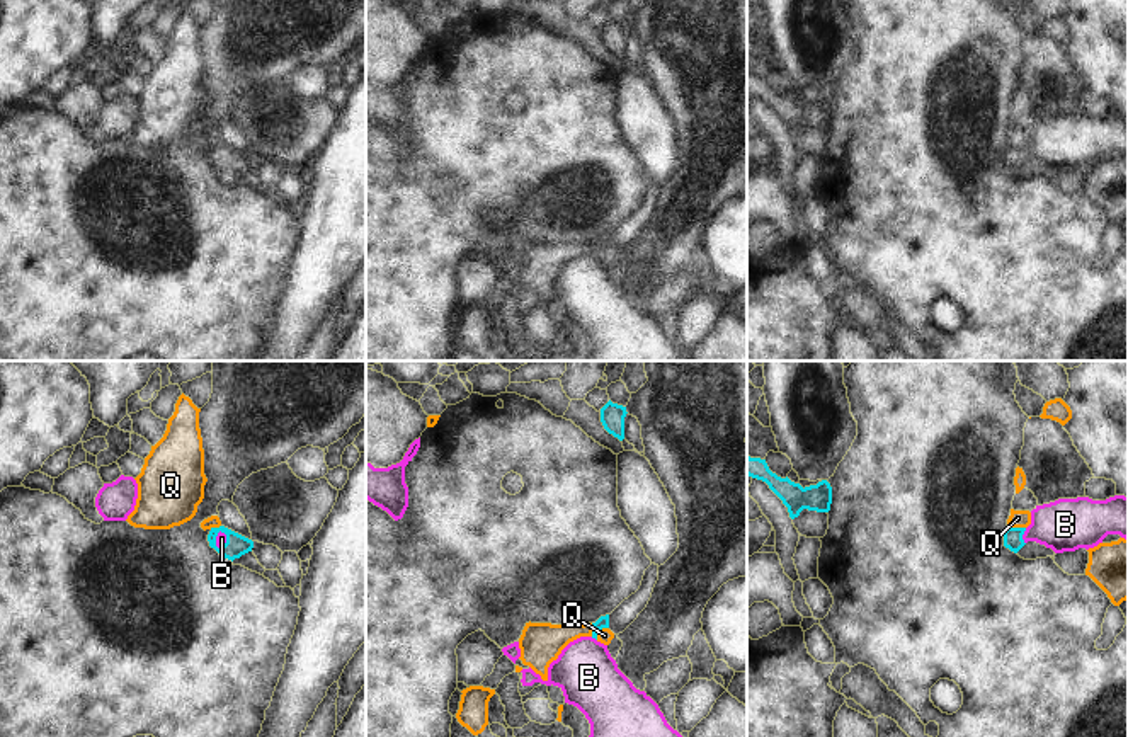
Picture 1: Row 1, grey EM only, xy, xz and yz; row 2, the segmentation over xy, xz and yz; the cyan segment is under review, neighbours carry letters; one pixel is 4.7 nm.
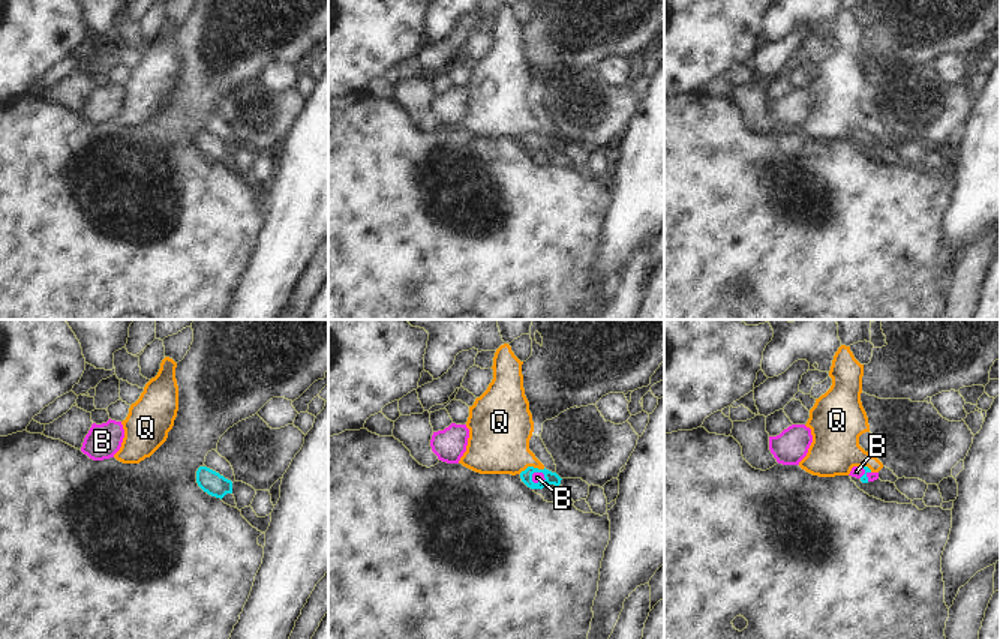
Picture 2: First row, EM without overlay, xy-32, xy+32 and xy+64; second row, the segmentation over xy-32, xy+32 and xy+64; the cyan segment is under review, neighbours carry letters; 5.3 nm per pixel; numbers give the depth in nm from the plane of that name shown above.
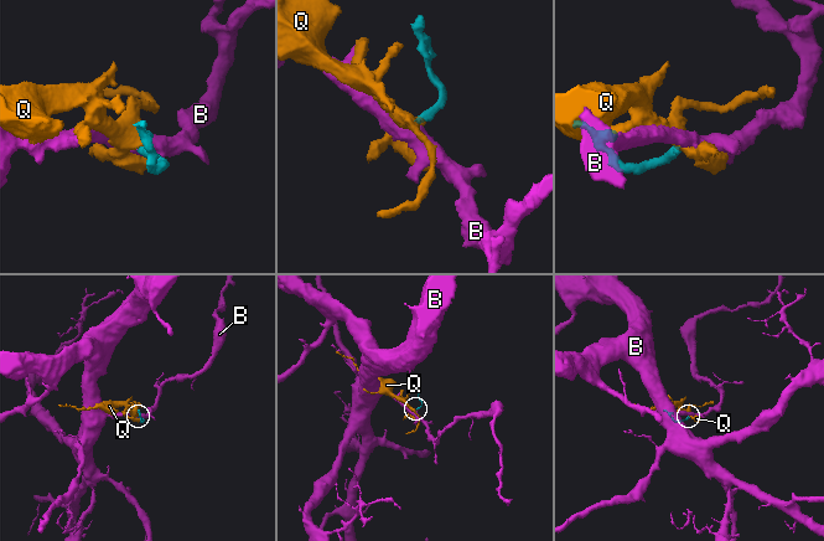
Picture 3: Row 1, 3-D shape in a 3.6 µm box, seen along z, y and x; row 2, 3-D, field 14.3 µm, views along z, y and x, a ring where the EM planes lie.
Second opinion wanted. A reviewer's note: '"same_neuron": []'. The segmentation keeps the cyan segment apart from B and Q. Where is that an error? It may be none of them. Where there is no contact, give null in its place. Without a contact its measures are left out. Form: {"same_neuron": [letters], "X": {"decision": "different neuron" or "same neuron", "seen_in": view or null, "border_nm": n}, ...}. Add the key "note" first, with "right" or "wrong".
{"note": "wrong", "same_neuron": ["B"], "B": {"decision": "same neuron", "seen_in": "yz", "border_nm": 80}, "Q": {"decision": "different neuron", "seen_in": "xz", "border_nm": 90}}

